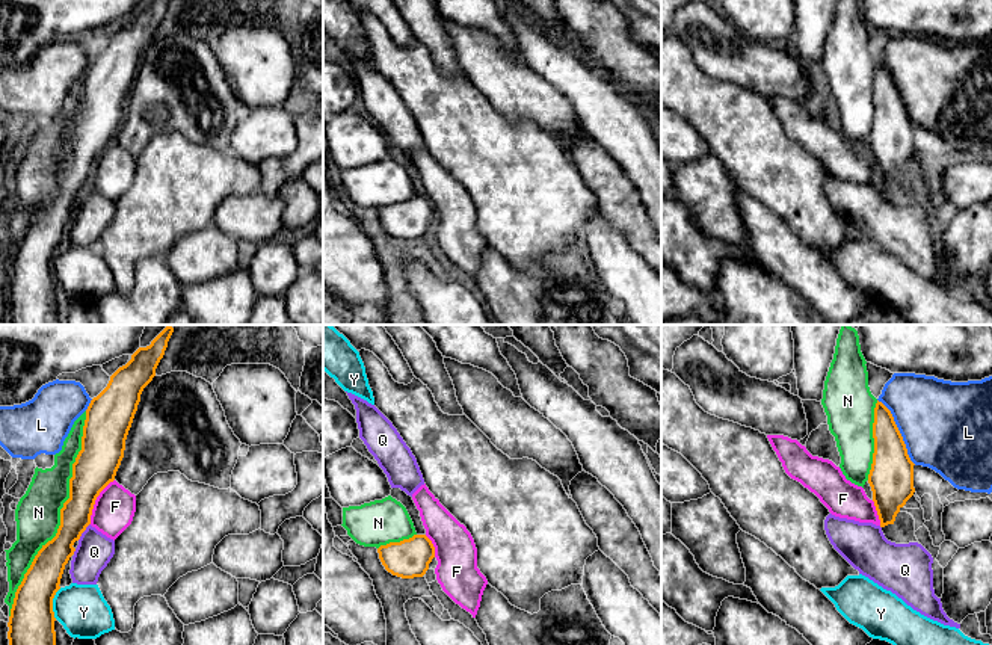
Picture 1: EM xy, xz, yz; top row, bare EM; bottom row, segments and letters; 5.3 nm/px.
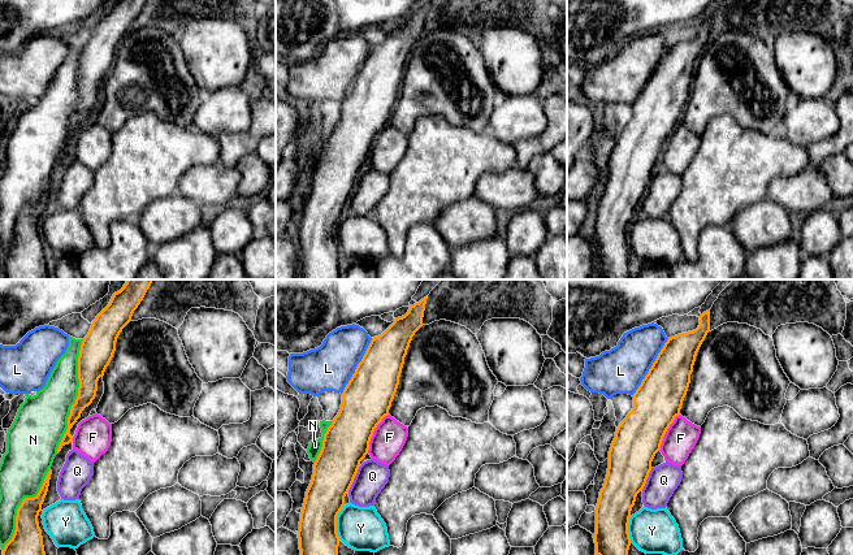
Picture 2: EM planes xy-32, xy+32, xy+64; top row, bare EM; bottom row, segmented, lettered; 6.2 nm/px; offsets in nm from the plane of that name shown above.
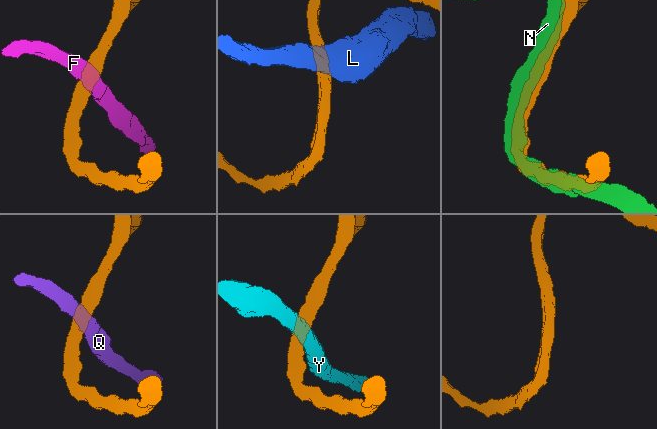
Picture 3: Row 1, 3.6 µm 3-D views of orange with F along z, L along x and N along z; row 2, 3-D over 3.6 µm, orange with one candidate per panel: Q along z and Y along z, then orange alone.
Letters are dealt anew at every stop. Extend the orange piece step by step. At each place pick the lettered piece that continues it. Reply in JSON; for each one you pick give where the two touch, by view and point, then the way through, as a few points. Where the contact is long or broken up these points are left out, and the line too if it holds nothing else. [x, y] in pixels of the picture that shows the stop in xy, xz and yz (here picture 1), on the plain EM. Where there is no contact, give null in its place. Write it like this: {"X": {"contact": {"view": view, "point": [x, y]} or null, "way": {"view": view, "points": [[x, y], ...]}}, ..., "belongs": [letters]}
{"belongs": []}

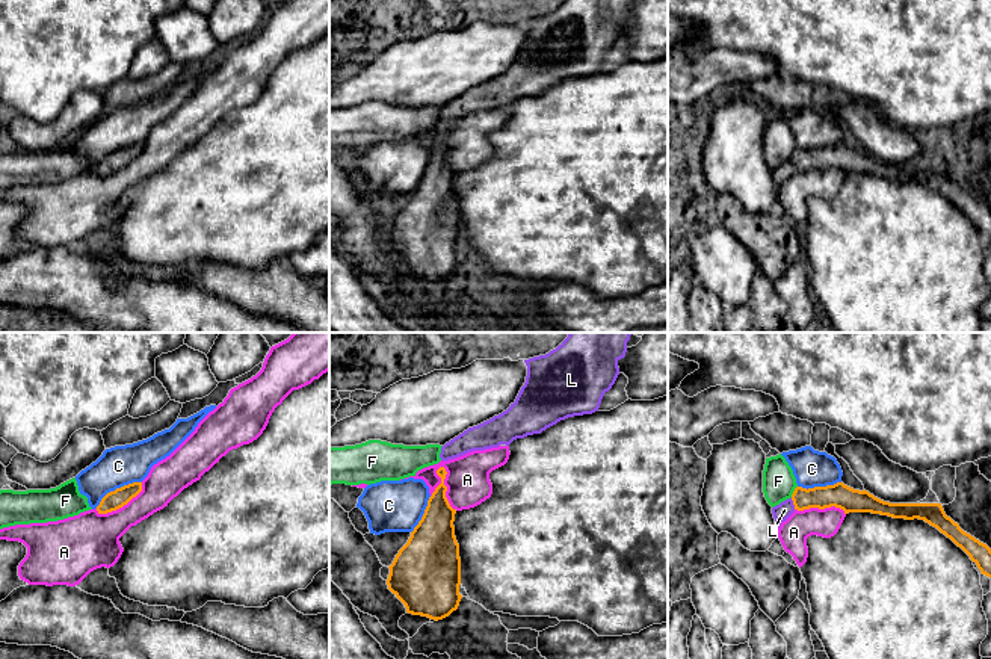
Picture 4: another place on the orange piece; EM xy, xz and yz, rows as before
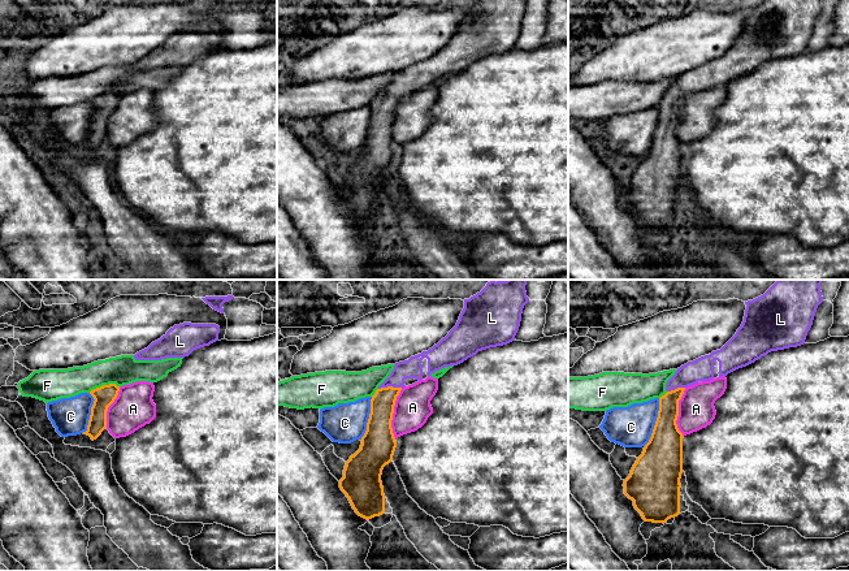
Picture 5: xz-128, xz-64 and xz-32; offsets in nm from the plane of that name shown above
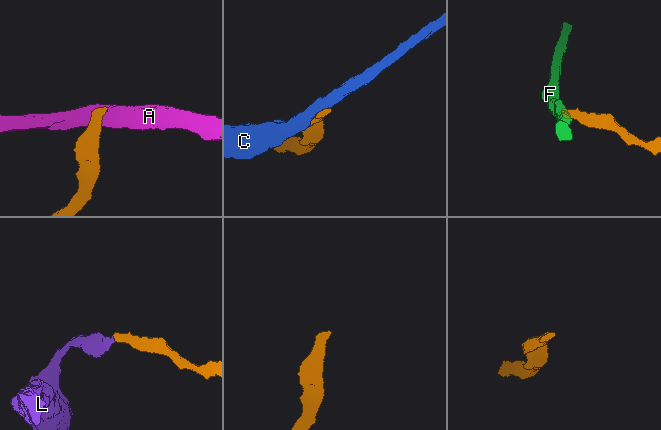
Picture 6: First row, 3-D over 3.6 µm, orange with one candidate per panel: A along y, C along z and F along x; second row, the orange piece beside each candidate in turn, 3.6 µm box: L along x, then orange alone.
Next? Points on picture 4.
{"L": {"contact": {"view": "yz", "point": [793, 165]}, "way": {"view": "yz", "points": [[839, 156], [808, 159], [793, 165], [784, 171]]}}, "belongs": ["L"]}

